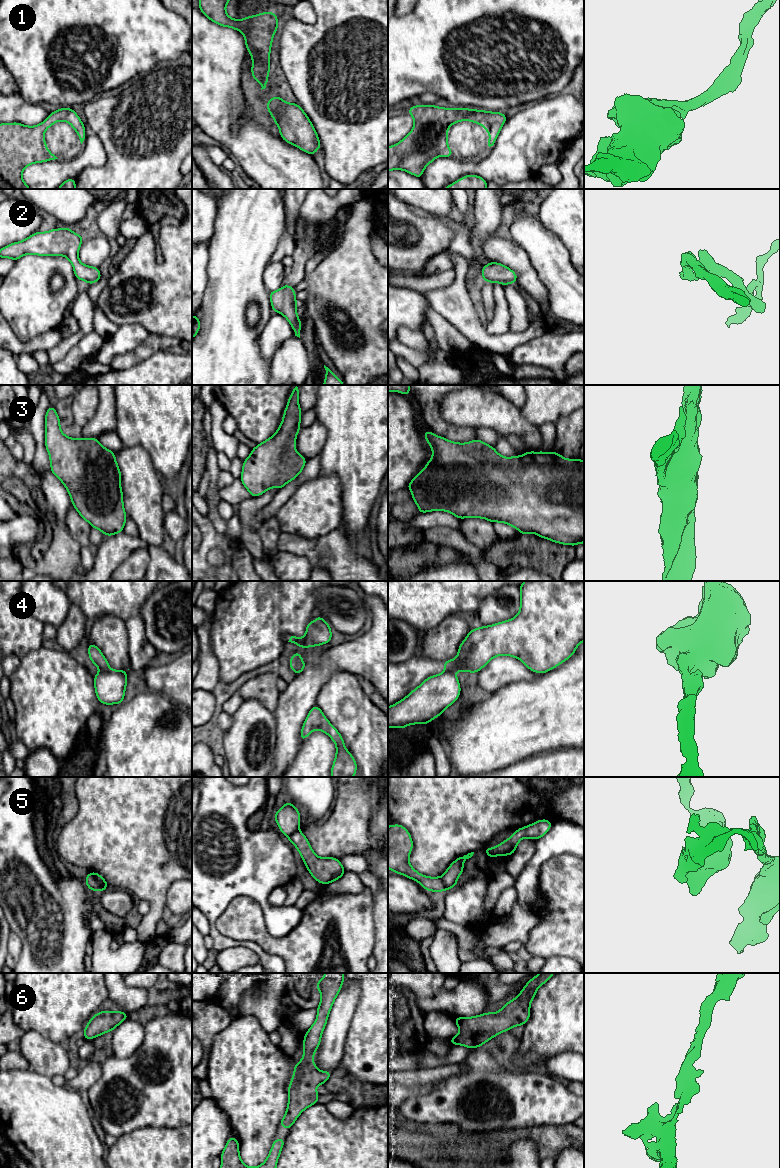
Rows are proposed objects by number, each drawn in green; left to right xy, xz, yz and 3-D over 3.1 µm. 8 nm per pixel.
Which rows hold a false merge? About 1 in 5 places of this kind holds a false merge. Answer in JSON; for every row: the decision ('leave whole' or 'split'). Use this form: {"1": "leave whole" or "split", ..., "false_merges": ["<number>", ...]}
{"1": "leave whole", "2": "leave whole", "3": "leave whole", "4": "split", "5": "split", "6": "leave whole", "false_merges": ["4", "5"]}

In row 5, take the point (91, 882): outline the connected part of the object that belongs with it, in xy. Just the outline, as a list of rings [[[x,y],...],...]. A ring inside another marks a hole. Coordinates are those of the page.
[[[89,872],[87,874],[85,884],[92,891],[97,891],[97,892],[103,891],[101,885],[97,881],[97,879],[93,876],[92,872]]]

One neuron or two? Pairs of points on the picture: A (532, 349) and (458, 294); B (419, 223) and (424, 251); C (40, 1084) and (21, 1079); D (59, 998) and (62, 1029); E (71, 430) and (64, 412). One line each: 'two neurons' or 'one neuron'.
A: two neurons
B: one neuron
C: one neuron
D: one neuron
E: one neuron

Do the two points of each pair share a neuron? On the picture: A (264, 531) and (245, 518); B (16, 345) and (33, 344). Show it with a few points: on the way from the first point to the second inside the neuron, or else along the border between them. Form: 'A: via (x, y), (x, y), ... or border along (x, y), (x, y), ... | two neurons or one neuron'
A: border along (260, 525), (256, 529) | two neurons
B: via (20, 345), (29, 345) | one neuron

